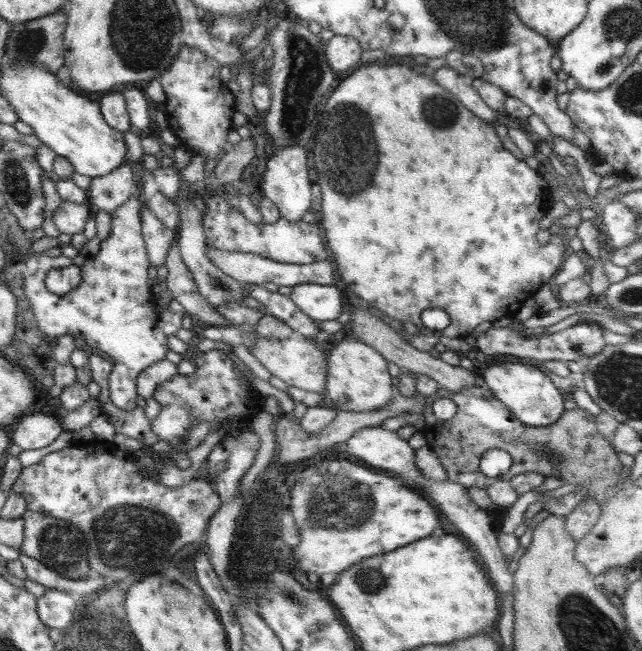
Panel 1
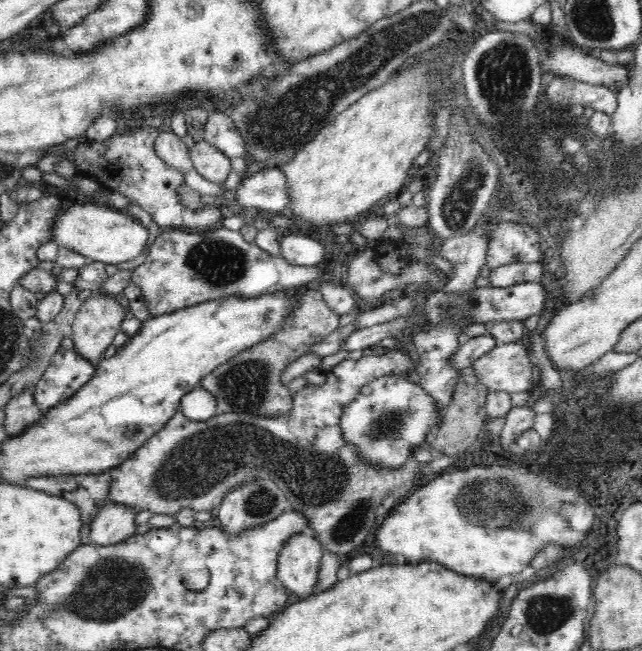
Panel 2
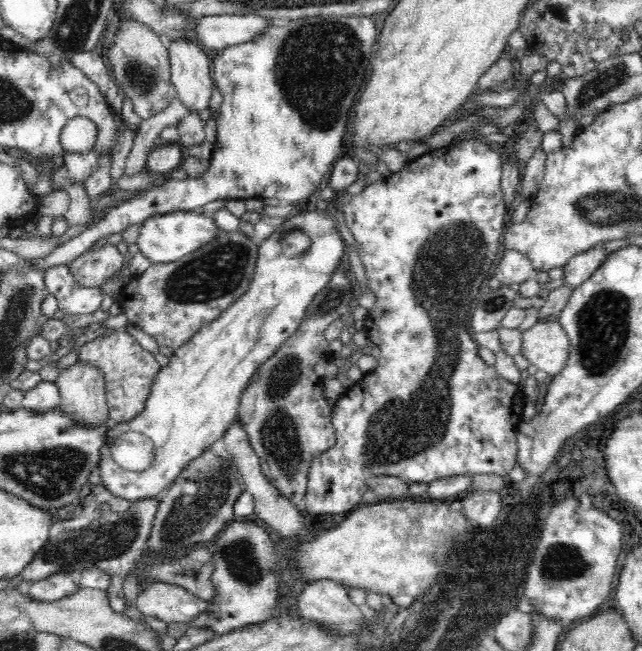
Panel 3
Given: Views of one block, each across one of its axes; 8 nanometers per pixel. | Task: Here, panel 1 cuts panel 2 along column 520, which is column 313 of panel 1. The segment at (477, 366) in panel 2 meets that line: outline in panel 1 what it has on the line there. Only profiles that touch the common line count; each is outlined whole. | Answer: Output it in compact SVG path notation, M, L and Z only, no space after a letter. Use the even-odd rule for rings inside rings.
M258 335L251 353L260 361L260 364L289 386L302 388L310 392L324 394L326 380L328 380L327 354L319 350L310 339L292 336L285 339L267 339Z

